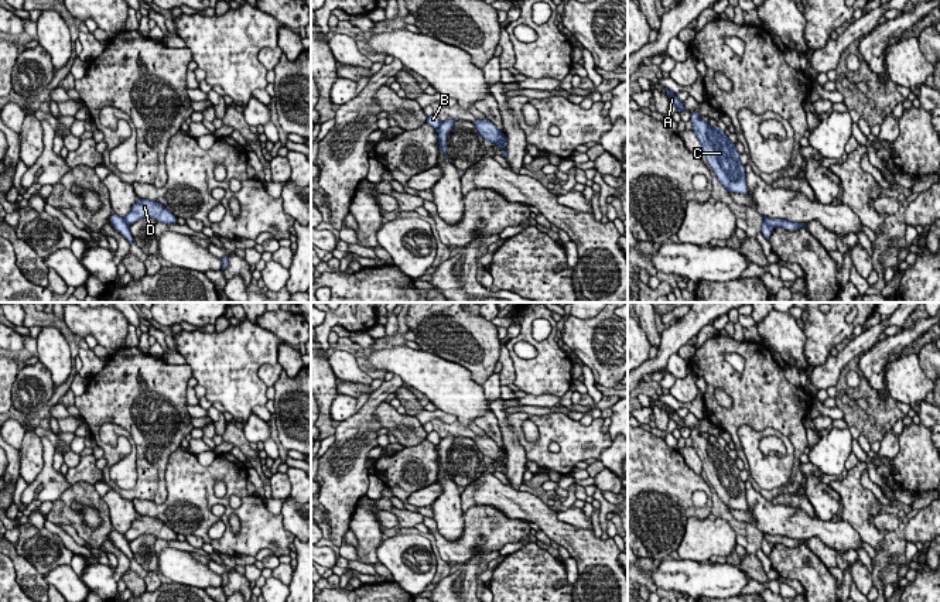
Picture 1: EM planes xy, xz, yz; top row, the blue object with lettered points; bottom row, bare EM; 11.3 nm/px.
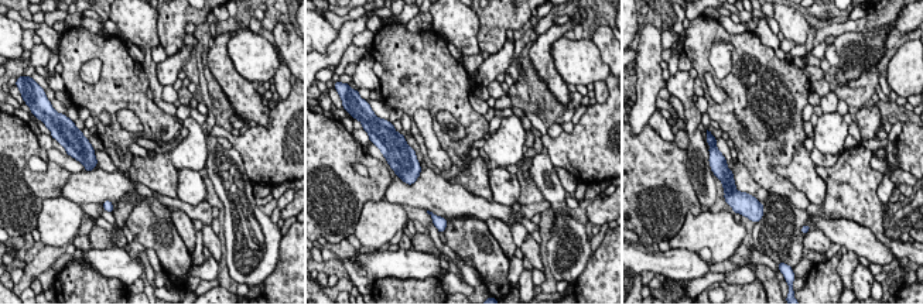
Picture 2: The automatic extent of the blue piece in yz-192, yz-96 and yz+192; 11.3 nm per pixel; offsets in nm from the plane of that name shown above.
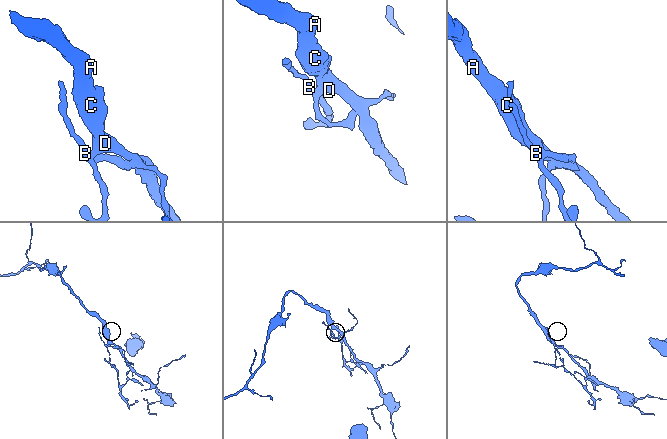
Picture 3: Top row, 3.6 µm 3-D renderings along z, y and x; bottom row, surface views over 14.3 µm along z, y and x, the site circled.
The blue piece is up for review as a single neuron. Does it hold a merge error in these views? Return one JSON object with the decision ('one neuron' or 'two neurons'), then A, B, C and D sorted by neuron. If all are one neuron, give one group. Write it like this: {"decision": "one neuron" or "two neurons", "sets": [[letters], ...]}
{"decision": "two neurons", "sets": [["A", "C", "D"], ["B"]]}

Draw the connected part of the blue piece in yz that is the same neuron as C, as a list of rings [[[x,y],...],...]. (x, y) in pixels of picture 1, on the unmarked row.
[[[688,428],[693,448],[697,451],[710,483],[728,510],[749,510],[745,495],[745,482],[739,469],[724,447],[718,442],[710,444],[698,428]]]

